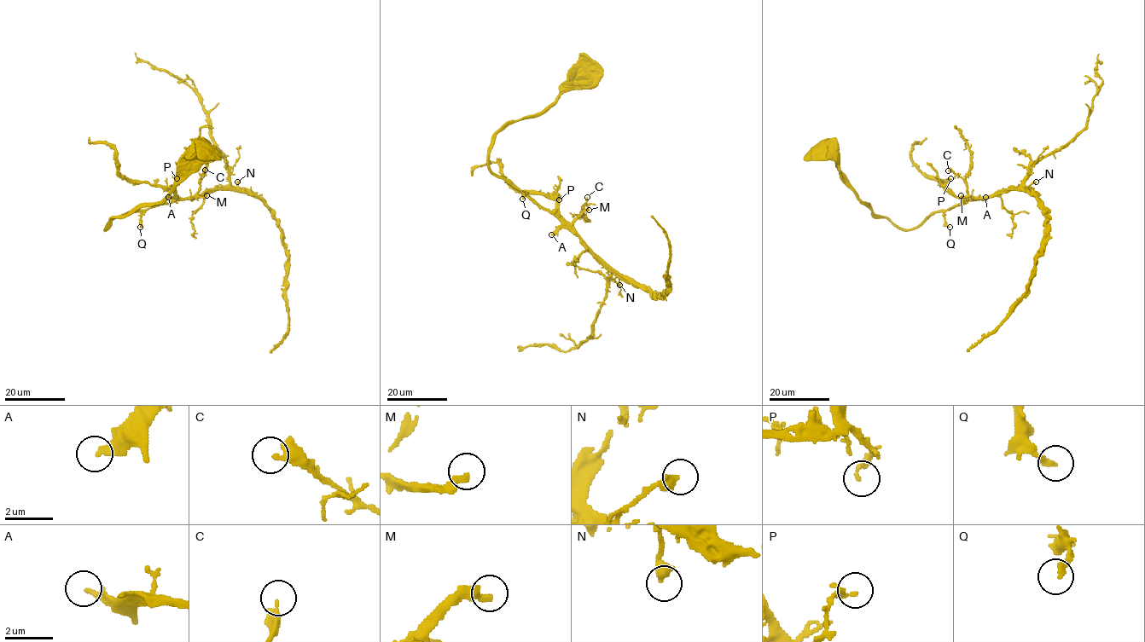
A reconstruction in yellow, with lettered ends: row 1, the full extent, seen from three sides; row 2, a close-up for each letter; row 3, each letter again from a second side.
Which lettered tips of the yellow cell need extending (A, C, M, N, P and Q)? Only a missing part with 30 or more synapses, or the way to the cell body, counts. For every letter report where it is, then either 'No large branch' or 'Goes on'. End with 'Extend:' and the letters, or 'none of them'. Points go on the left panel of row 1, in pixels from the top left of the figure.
A: Place: (168, 197). Goes on
C: Place: (205, 170). No large branch
M: Place: (206, 195). No large branch
N: Place: (237, 182). No large branch
P: Place: (177, 178). No large branch
Q: Place: (140, 227). No large branch
Extend: A

